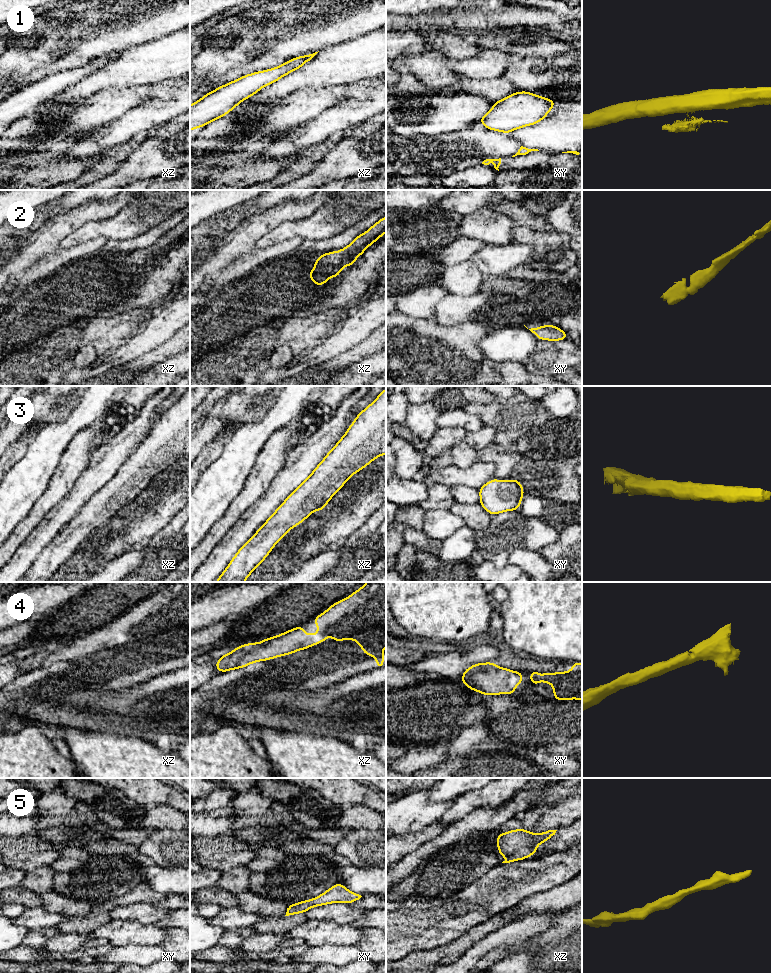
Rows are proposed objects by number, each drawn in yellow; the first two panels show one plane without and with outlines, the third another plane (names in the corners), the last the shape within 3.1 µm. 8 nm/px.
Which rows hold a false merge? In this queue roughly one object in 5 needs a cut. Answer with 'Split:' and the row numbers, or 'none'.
Split: 1

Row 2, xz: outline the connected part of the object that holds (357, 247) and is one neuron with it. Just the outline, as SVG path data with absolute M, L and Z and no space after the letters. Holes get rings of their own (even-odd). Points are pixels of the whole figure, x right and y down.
M386 216L376 222L372 227L370 227L365 233L357 236L347 247L335 251L322 254L314 262L315 269L309 270L309 277L311 281L317 286L324 285L327 280L331 277L339 277L340 271L347 265L352 266L355 260L364 253L364 251L376 242L380 237L386 232Z

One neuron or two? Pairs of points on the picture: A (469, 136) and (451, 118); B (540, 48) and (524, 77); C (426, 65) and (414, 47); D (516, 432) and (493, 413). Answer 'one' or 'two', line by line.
A: two
B: two
C: two
D: one

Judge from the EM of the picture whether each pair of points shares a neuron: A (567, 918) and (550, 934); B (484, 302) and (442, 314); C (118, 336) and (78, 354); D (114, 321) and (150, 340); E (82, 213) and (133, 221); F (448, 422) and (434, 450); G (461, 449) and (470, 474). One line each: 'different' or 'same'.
A: same
B: same
C: same
D: different
E: different
F: different
G: different

